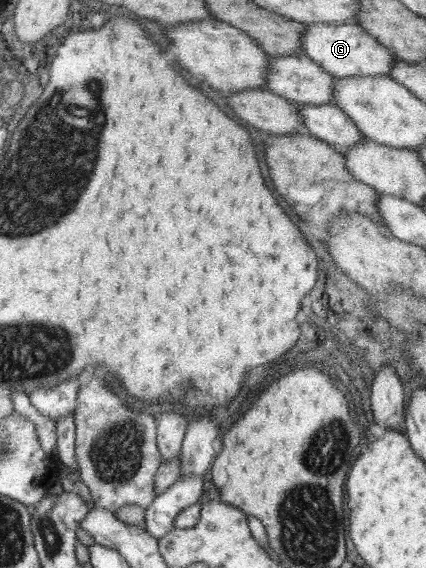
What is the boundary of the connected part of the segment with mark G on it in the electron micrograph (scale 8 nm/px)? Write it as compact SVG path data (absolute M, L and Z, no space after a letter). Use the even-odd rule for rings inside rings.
M305 23L308 30L303 36L303 54L320 63L325 71L337 78L356 75L385 75L397 61L392 52L380 44L369 32L357 24L337 25L325 23Z

